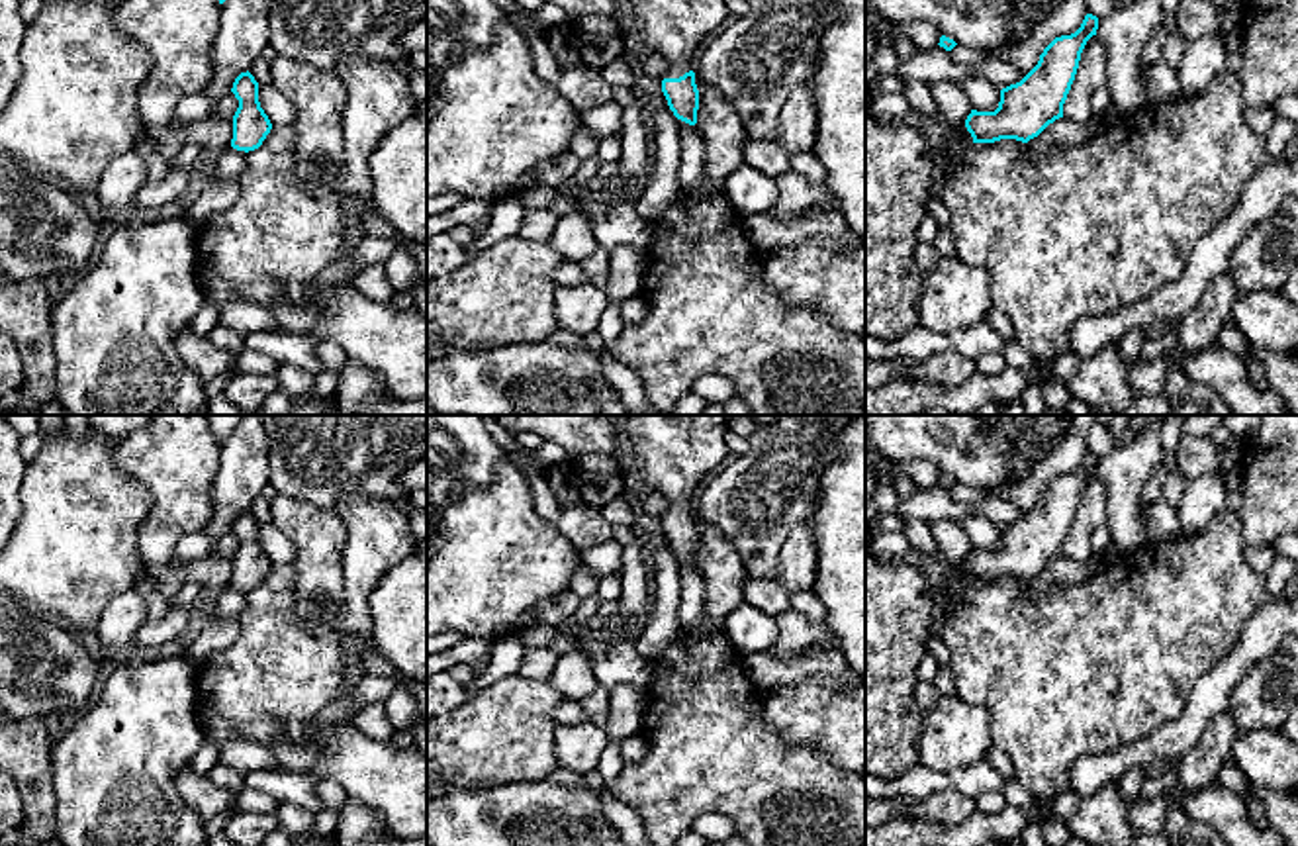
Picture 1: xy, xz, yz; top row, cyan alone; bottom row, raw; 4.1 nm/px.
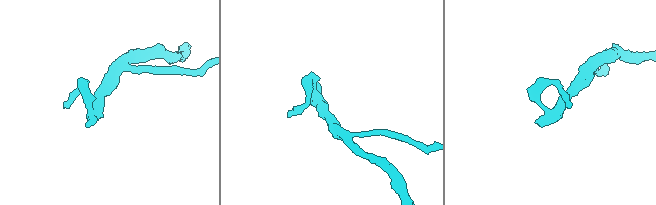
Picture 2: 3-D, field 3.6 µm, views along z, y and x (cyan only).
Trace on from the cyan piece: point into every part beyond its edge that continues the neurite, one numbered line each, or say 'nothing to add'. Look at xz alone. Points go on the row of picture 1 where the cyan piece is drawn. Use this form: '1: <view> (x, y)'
1: xz (674, 28)

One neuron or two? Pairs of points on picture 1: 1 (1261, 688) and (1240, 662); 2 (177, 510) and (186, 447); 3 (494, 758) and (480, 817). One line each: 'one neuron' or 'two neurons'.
1: two neurons
2: one neuron
3: two neurons

